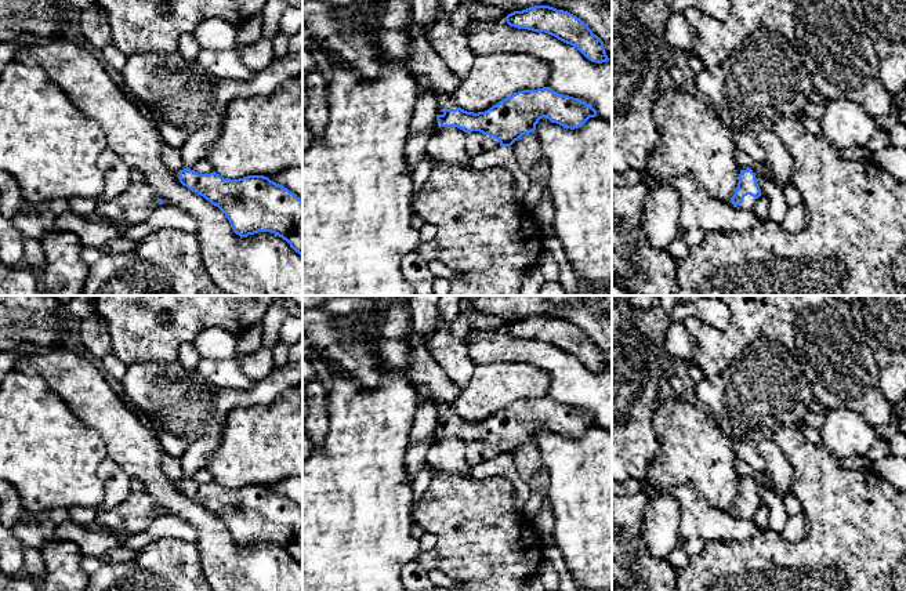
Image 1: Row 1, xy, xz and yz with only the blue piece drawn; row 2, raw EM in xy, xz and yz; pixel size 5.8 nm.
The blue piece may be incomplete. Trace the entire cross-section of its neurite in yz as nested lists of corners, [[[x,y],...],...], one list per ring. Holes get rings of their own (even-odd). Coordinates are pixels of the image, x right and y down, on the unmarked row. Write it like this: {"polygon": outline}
{"polygon": [[[747,478],[740,479],[738,497],[733,505],[724,512],[739,519],[753,519],[760,505],[761,498],[757,493],[755,483],[751,478]]]}

